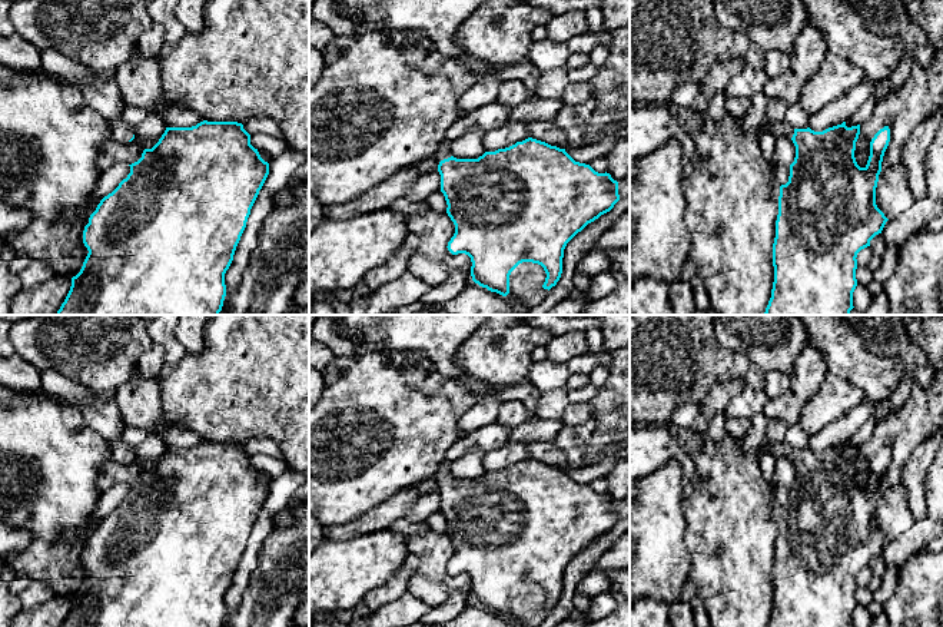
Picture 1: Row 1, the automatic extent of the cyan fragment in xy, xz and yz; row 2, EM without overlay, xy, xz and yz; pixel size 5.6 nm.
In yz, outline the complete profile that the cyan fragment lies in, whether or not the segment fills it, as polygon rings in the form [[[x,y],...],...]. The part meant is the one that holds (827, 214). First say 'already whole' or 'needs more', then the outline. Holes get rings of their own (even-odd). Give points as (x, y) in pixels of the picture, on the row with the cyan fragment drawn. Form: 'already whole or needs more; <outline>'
needs more; [[[763,117],[761,123],[763,130],[770,132],[774,137],[790,137],[796,146],[796,157],[794,162],[790,165],[790,176],[786,185],[780,186],[780,196],[778,196],[778,215],[776,220],[776,238],[773,243],[773,266],[774,266],[774,282],[771,289],[771,298],[766,308],[764,315],[850,315],[853,306],[853,292],[857,286],[856,279],[856,269],[857,269],[857,253],[870,246],[870,240],[881,233],[886,222],[889,220],[884,213],[876,205],[876,188],[879,182],[879,175],[881,172],[881,162],[884,152],[890,142],[890,129],[884,126],[880,129],[870,142],[870,156],[867,165],[860,167],[854,157],[856,142],[860,135],[860,125],[847,127],[846,122],[841,125],[829,127],[823,132],[814,132],[810,127],[807,129],[794,129],[787,122],[768,122],[767,117]]]

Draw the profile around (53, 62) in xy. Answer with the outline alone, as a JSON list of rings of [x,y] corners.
[[[44,49],[40,50],[41,69],[50,76],[60,76],[69,84],[84,86],[87,83],[87,72],[90,70],[97,79],[107,80],[114,79],[114,70],[94,73],[92,69],[80,62],[72,60],[57,50]]]

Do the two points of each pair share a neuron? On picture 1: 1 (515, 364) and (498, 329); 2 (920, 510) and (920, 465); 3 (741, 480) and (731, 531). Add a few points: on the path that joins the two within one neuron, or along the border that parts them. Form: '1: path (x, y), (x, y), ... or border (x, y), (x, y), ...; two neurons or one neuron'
1: path (507, 355), (507, 338); one neuron
2: path (916, 498), (916, 477); one neuron
3: path (731, 493), (731, 518); one neuron

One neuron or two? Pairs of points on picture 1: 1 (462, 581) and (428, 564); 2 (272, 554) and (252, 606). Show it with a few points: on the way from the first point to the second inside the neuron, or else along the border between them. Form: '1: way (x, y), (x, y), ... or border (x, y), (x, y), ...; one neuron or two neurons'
1: way (454, 581), (445, 581), (437, 573); one neuron
2: way (272, 567), (272, 586), (265, 593); one neuron

